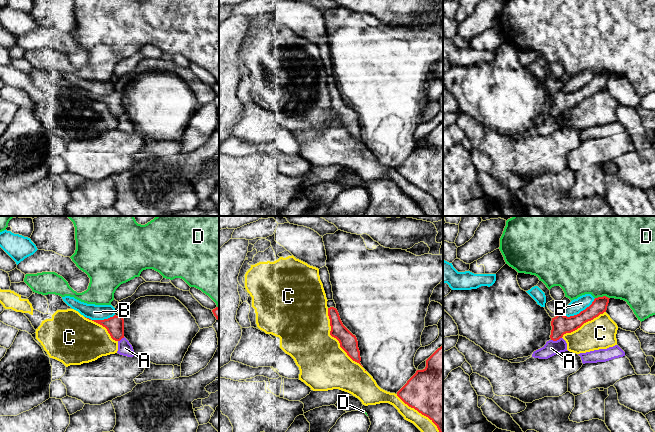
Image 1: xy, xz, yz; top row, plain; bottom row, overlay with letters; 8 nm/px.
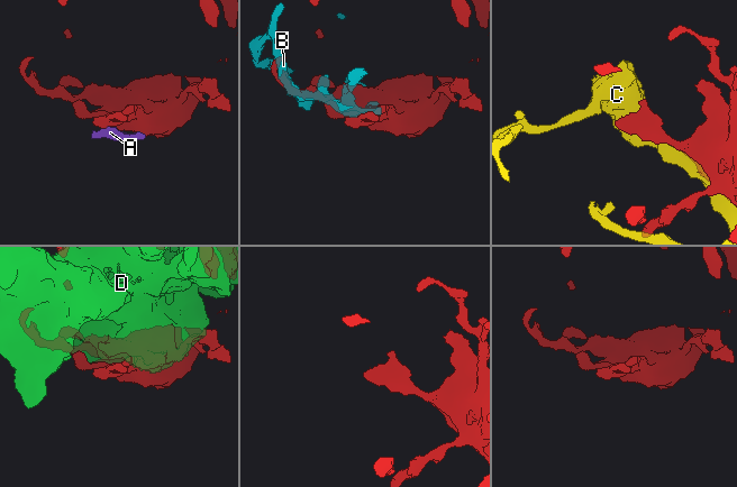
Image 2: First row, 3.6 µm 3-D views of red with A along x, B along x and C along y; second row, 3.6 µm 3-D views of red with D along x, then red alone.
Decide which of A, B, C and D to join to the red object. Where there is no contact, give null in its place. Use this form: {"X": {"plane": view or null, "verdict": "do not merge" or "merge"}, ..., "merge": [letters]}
{"A": {"plane": "yz", "verdict": "do not merge"}, "B": {"plane": "yz", "verdict": "do not merge"}, "C": {"plane": "xz", "verdict": "do not merge"}, "D": {"plane": "yz", "verdict": "do not merge"}, "merge": []}

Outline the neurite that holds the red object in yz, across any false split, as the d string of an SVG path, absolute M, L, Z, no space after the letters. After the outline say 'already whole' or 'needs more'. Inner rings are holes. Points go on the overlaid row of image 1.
M606 296L595 298L592 304L579 314L574 316L564 316L558 314L551 321L551 335L553 341L557 341L566 333L571 333L580 328L584 323L593 320L607 310L609 299Z; already whole

